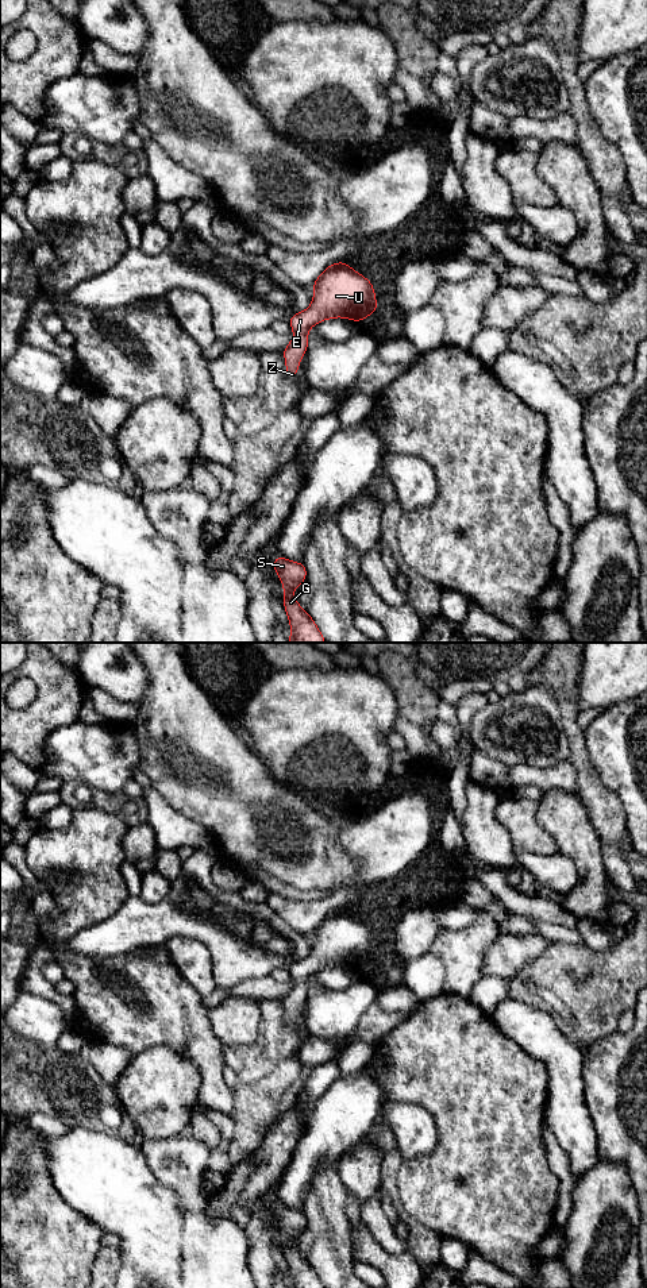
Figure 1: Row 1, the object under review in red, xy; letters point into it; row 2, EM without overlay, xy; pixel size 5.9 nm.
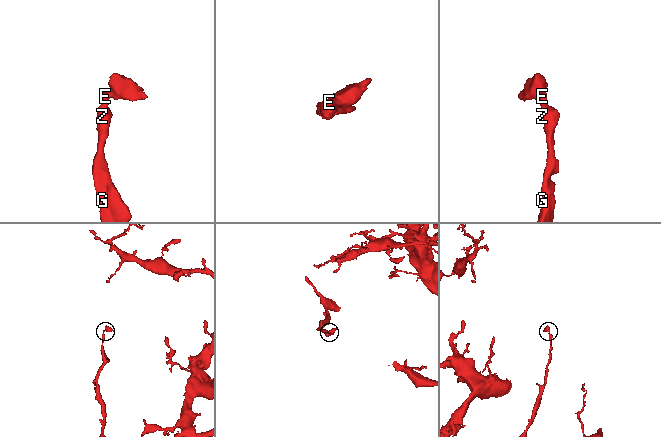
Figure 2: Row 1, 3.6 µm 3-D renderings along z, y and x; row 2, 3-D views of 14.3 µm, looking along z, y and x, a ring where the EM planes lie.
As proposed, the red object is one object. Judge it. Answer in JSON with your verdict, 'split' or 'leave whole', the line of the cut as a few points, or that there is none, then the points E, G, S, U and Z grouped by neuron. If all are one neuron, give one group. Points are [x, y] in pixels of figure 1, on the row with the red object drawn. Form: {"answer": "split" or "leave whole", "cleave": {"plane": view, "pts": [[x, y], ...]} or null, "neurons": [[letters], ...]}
{"answer": "leave whole", "cleave": null, "neurons": [["E", "G", "S", "U", "Z"]]}

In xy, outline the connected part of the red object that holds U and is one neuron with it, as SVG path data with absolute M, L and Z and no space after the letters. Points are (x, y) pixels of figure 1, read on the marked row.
M346 262L328 266L312 285L311 306L289 319L294 338L282 351L290 379L296 378L300 359L308 348L311 327L334 317L359 323L378 309L371 282Z

